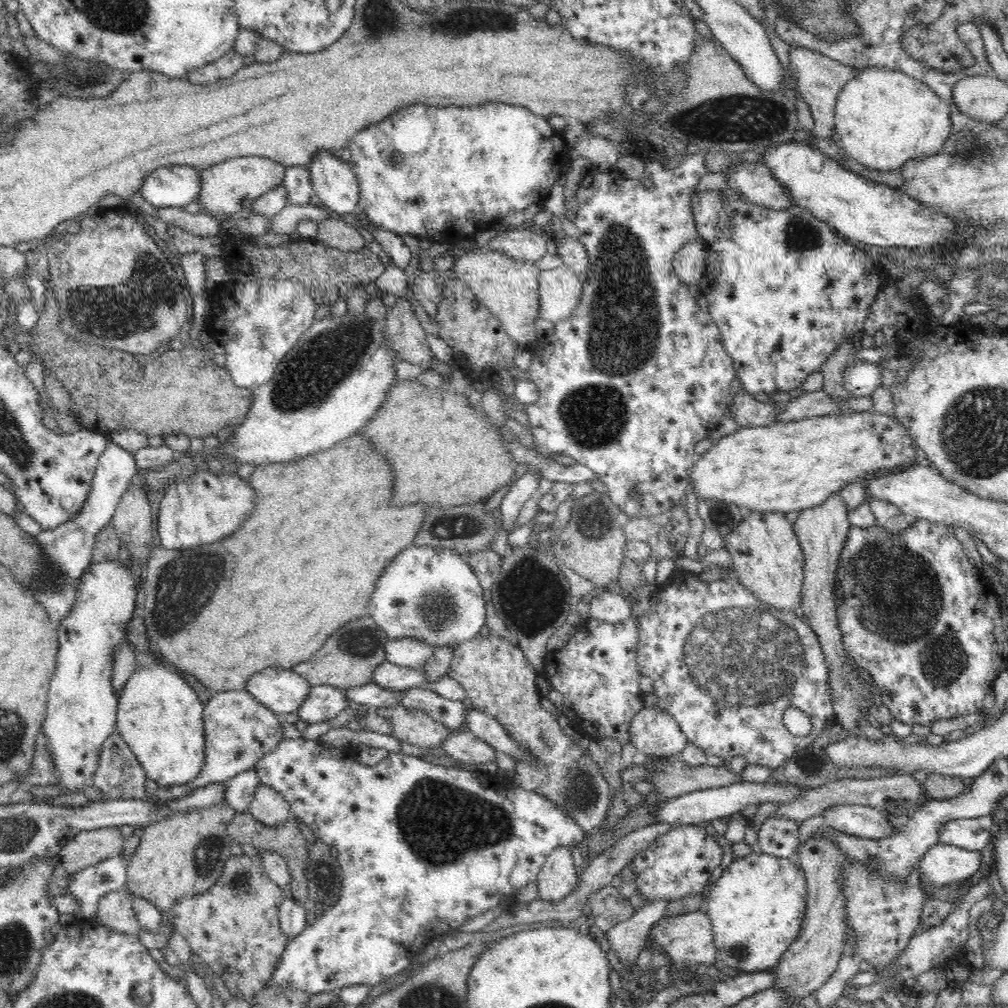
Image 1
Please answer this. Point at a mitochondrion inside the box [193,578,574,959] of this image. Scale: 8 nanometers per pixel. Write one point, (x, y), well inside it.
(439, 823)

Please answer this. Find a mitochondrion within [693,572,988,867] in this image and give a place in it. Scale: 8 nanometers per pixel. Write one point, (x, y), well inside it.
(952, 672)

